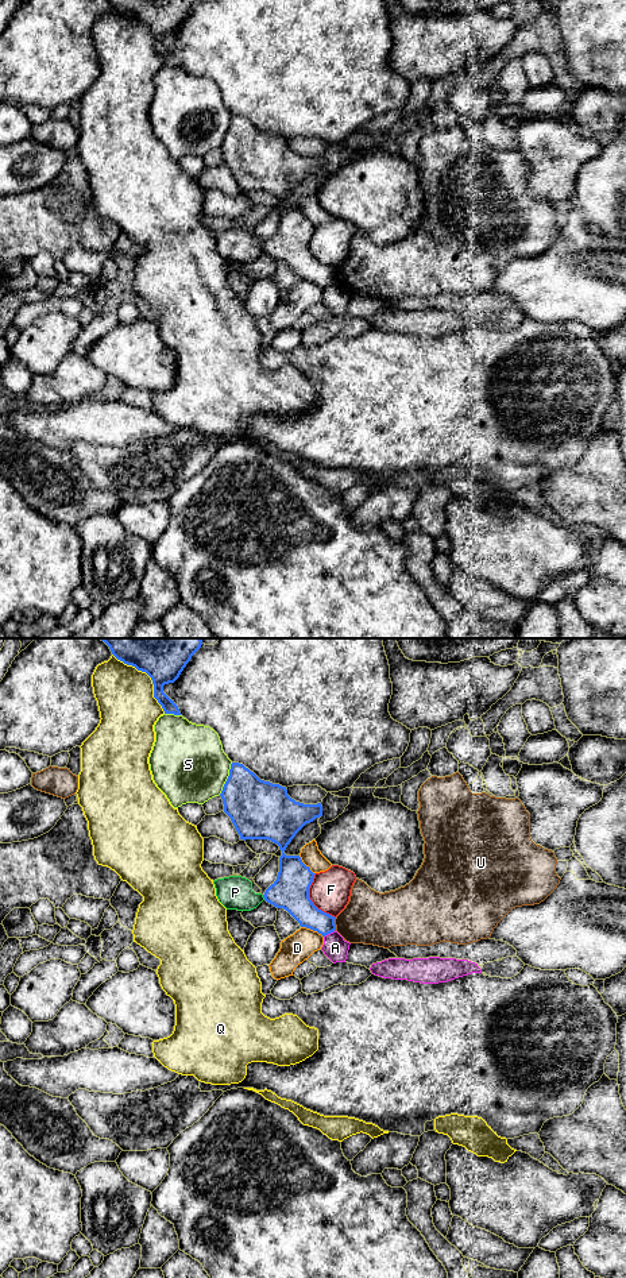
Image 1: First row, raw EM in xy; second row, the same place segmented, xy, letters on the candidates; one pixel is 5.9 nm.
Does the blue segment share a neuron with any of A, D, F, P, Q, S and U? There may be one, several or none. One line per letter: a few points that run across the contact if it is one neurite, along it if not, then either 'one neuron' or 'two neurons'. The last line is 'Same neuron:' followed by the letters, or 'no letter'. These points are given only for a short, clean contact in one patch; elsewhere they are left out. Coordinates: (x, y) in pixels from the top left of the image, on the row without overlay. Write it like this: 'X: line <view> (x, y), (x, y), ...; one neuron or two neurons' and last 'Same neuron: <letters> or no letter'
A: line xy (333, 282), (324, 289); two neurons
D: two neurons
F: line xy (315, 226), (309, 240), (309, 251), (335, 270); two neurons
P: two neurons
Q: two neurons
S: two neurons
U: two neurons
Same neuron: no letter

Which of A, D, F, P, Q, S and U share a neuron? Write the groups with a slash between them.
A / D / F / P / Q / S / U

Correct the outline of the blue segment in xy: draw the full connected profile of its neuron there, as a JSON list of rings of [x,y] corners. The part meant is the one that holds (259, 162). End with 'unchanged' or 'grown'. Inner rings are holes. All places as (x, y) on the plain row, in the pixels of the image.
[[[232,115],[220,146],[224,165],[231,170],[240,192],[268,192],[279,198],[279,224],[263,250],[286,262],[301,279],[322,289],[336,282],[335,269],[318,262],[309,250],[314,227],[300,208],[283,204],[295,186],[316,170],[322,158],[304,157],[287,147],[286,139],[260,132],[243,116]]]; unchanged

